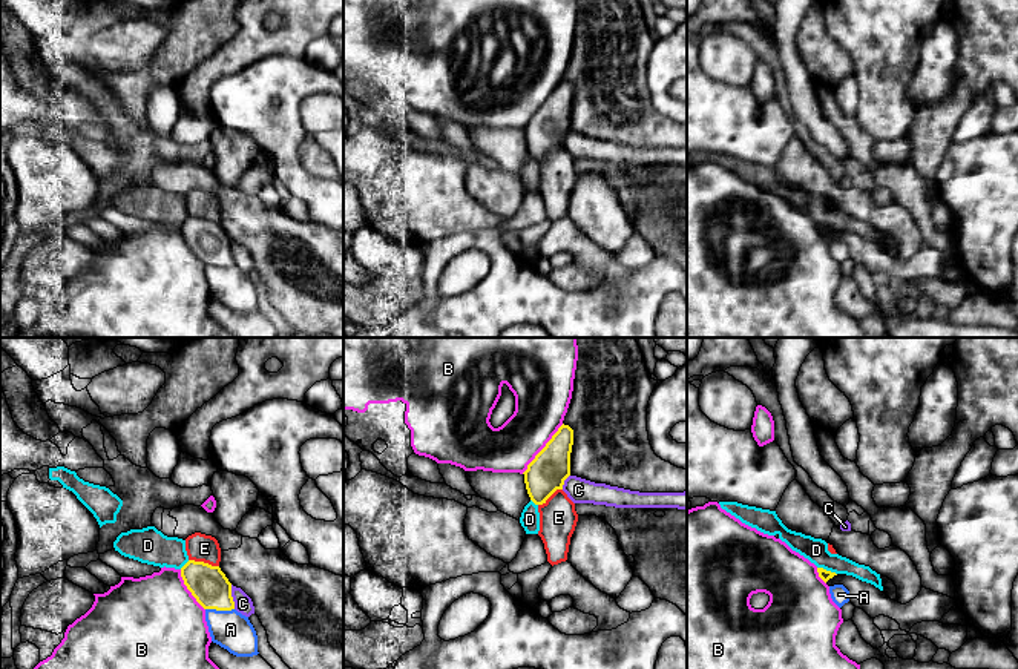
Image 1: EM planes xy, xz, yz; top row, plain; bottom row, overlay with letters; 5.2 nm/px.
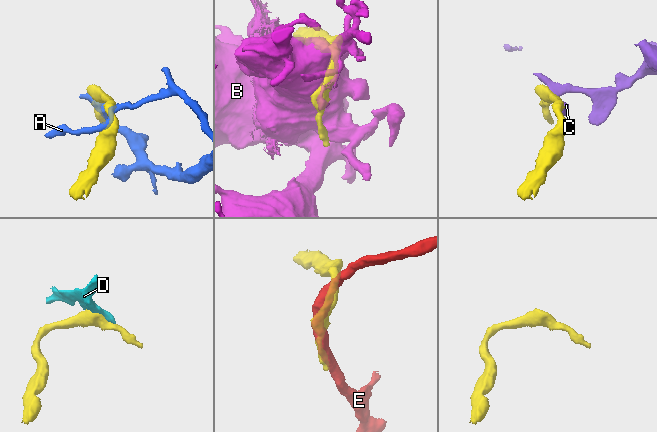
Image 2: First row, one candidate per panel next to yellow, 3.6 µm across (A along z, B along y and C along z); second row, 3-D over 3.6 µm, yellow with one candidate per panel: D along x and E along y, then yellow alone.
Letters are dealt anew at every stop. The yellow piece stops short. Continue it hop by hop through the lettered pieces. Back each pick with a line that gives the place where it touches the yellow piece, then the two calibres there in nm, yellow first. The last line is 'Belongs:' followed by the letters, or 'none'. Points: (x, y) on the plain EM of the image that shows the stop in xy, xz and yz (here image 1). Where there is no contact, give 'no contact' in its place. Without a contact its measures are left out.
Belongs: none

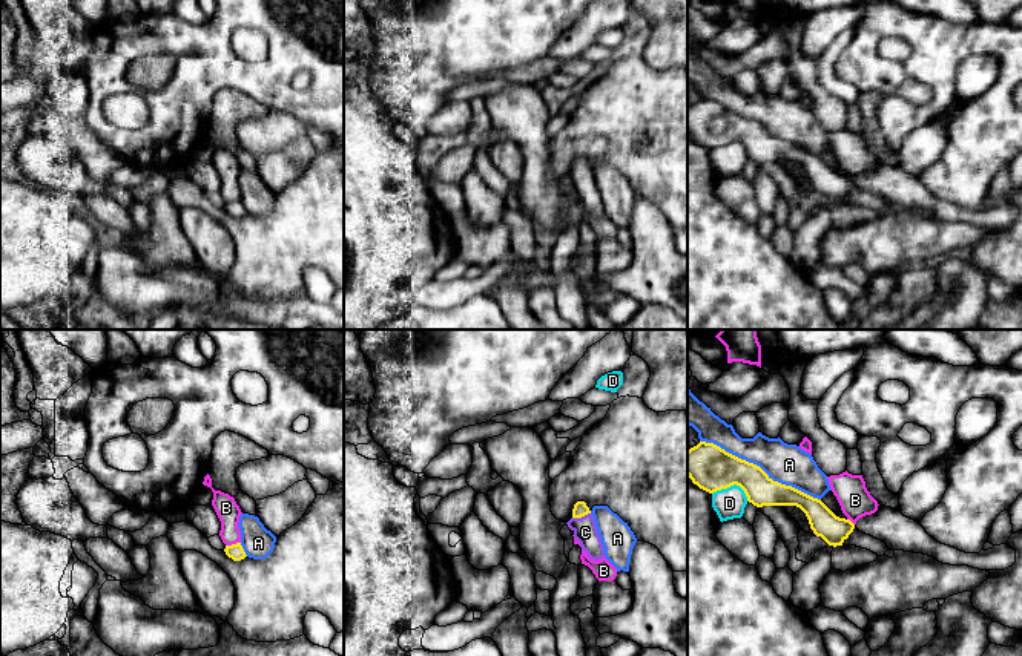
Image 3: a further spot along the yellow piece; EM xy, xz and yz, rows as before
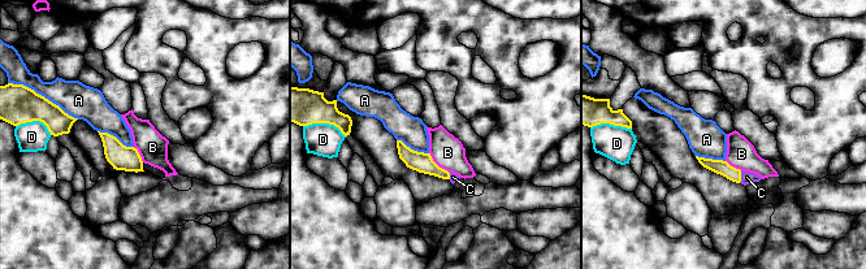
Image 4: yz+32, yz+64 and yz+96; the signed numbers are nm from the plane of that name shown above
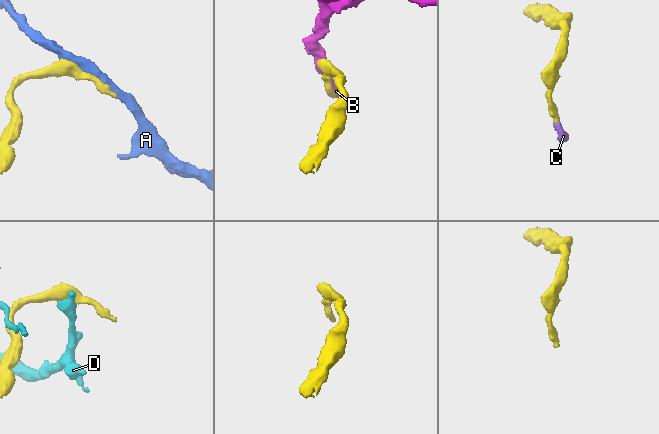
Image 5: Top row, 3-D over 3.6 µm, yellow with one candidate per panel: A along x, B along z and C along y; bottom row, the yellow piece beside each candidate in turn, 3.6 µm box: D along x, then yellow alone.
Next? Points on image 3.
C: meets yellow in xz at (580, 173); 80 nm thick on the yellow side, 120 nm on the other
Belongs: C

